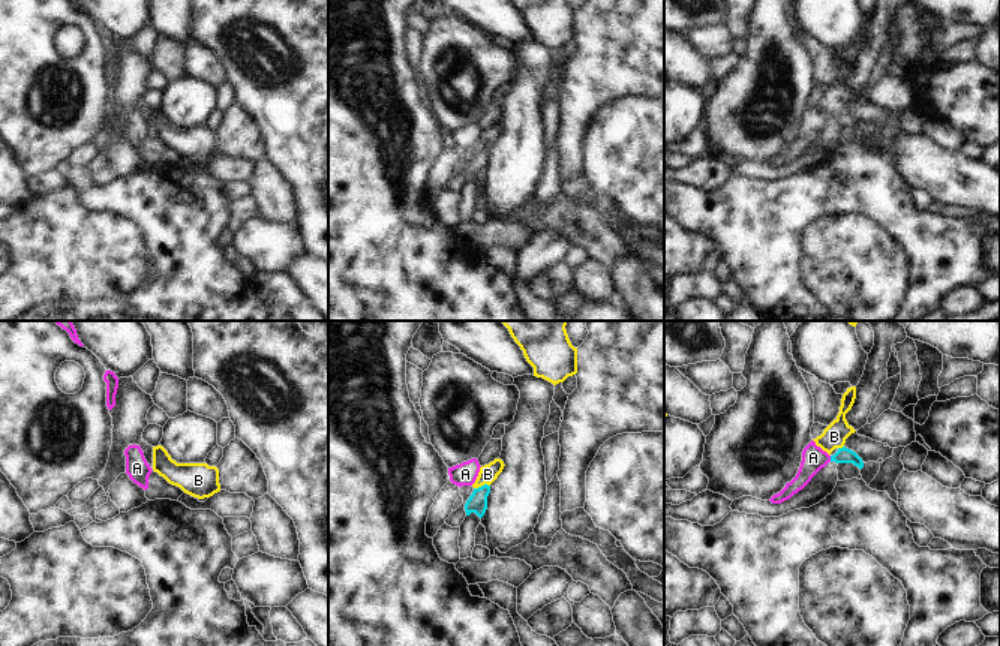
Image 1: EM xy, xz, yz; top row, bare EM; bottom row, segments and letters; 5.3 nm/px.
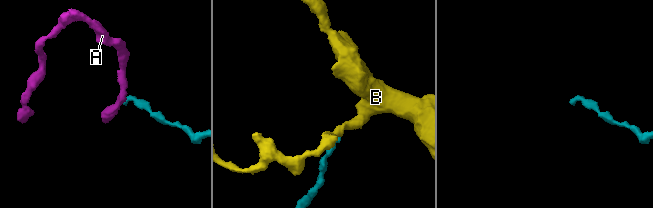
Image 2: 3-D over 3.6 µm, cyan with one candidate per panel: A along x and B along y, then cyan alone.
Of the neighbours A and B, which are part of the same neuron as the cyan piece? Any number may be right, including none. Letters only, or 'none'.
none.

